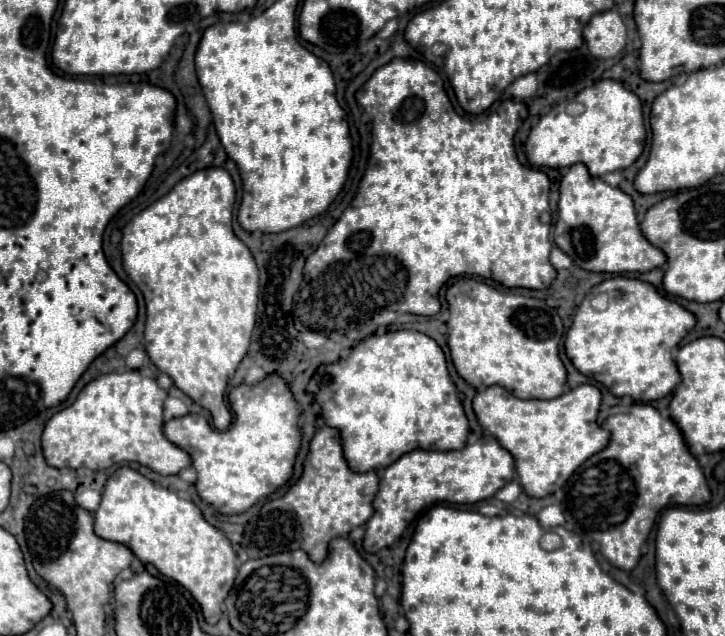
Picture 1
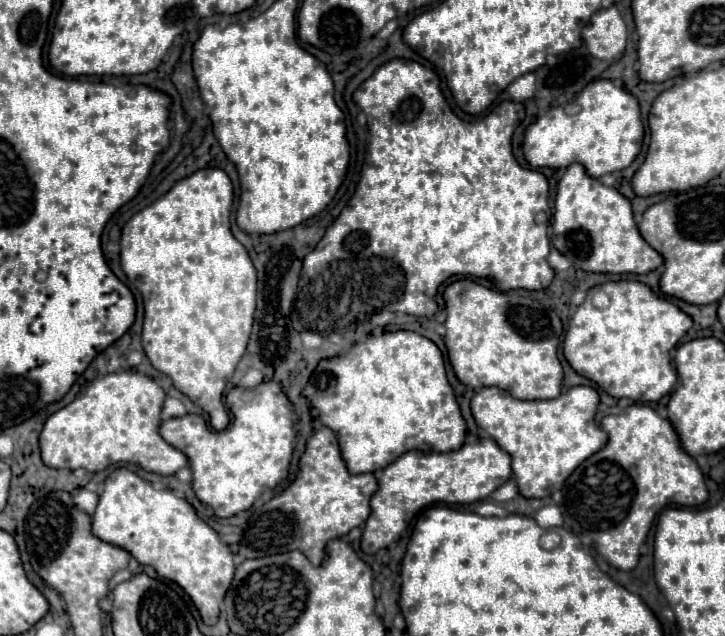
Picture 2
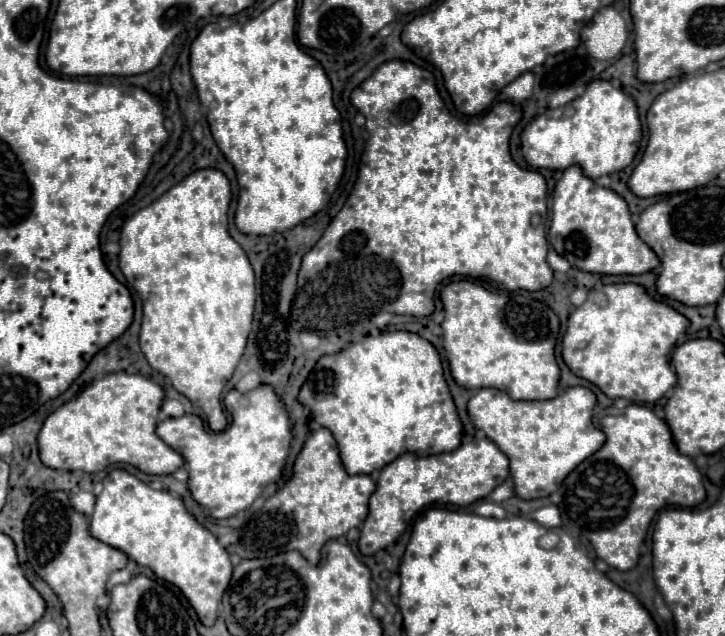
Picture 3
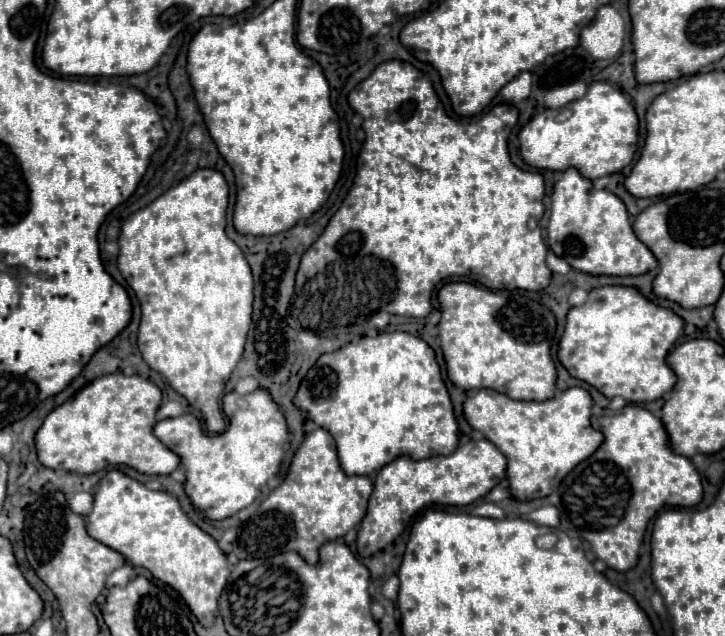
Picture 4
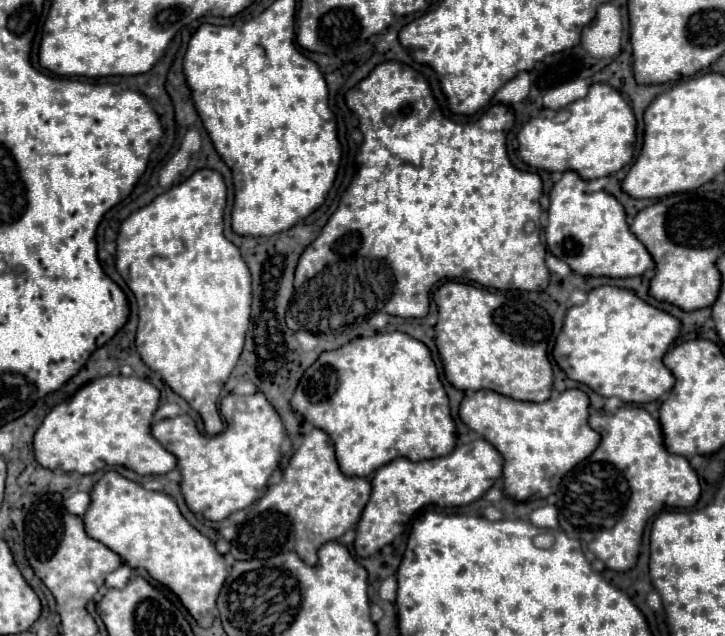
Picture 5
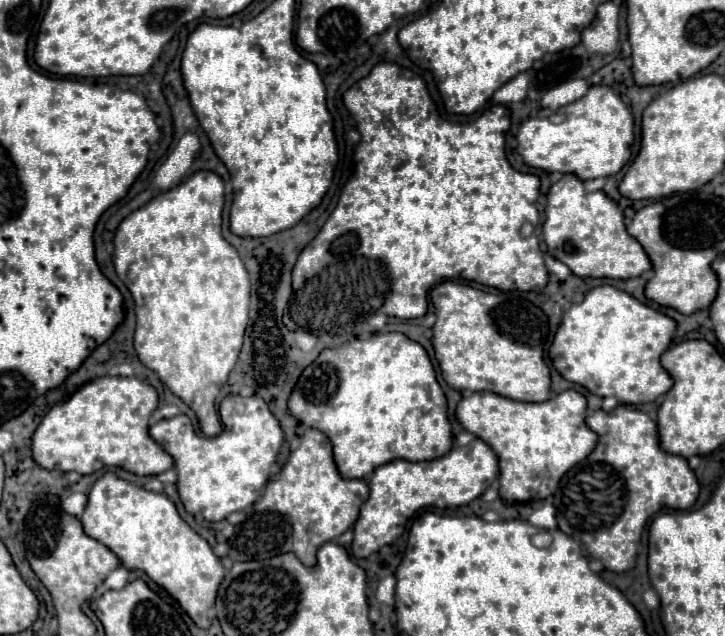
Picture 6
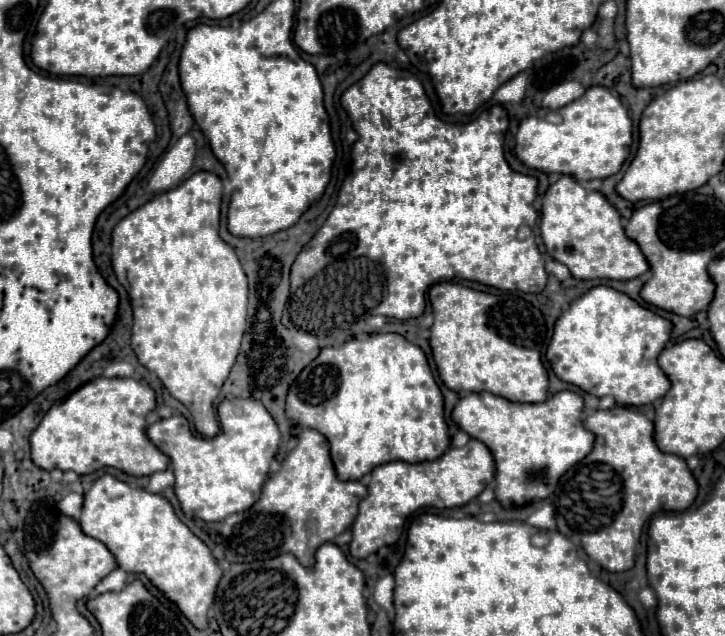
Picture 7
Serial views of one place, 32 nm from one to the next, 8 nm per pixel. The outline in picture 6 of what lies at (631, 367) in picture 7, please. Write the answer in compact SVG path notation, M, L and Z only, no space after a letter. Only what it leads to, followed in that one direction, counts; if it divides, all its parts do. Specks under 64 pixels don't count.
M598 286L586 294L584 302L572 304L572 308L564 312L562 324L550 346L550 358L556 370L566 380L582 384L592 394L598 394L602 398L616 396L622 404L646 404L664 396L674 384L670 374L660 364L660 356L670 346L674 332L676 332L676 322L670 316L642 304L624 290L612 286Z

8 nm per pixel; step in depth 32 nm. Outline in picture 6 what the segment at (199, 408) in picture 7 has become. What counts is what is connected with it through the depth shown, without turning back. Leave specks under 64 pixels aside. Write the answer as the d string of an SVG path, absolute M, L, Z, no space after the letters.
M198 170L124 218L114 236L114 268L136 302L134 348L138 358L196 412L206 436L216 436L222 430L216 398L238 360L250 304L250 280L244 262L222 236L222 208L222 178L216 172Z

